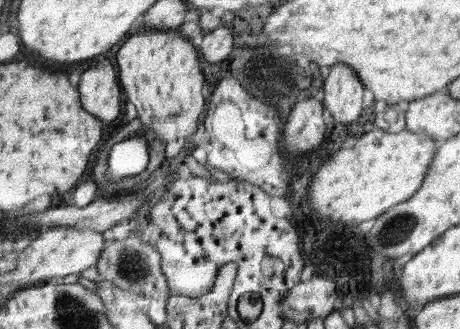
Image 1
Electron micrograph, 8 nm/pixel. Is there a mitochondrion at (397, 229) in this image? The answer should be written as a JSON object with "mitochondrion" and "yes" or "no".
{"mitochondrion":"yes"}

